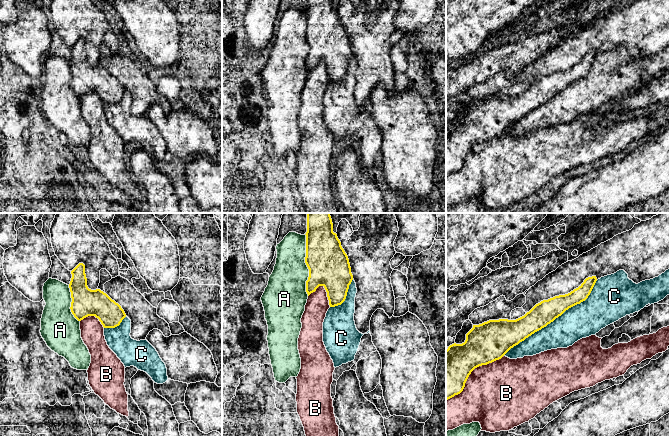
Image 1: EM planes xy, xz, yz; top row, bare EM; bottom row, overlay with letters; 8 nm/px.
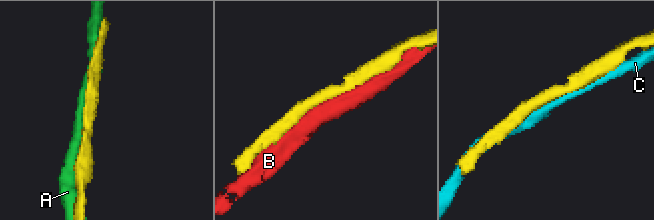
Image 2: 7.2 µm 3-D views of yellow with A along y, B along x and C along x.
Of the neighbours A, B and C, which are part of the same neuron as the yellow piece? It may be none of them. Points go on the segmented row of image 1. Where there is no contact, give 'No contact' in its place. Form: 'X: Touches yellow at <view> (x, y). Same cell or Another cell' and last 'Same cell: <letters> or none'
A: Touches yellow at xz (306, 264). Another cell
B: Touches yellow at yz (470, 373). Another cell
C: Touches yellow at yz (553, 320). Another cell
Same cell: none

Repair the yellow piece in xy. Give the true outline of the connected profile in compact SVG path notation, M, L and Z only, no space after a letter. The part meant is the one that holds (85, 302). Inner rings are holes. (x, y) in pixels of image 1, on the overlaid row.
M79 263L72 271L69 284L71 292L71 312L81 321L88 316L99 319L104 328L115 328L126 317L121 306L100 289L91 290L87 286L85 265Z

